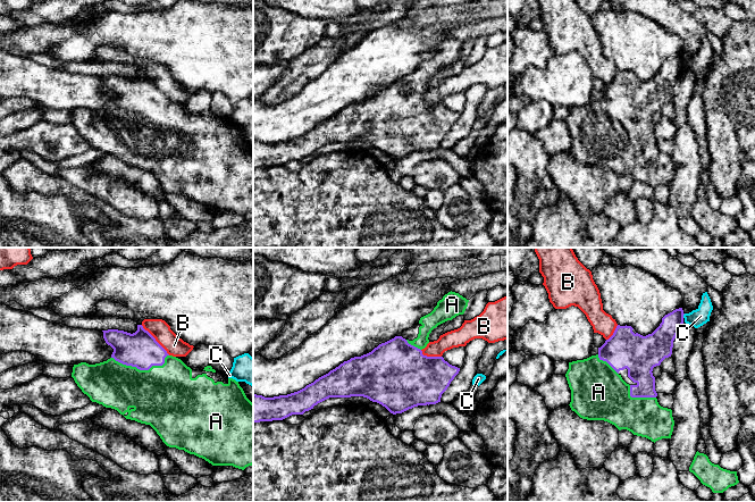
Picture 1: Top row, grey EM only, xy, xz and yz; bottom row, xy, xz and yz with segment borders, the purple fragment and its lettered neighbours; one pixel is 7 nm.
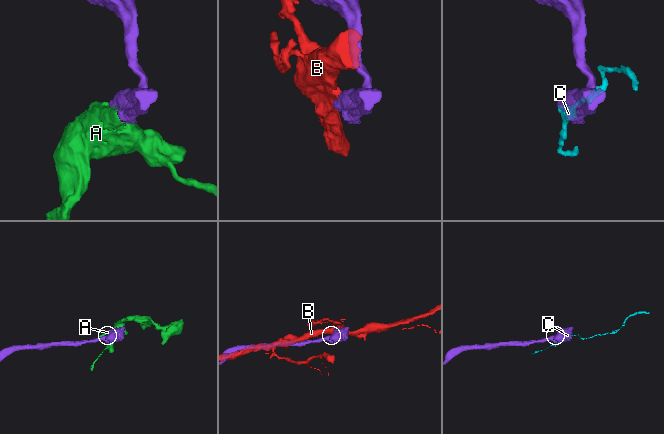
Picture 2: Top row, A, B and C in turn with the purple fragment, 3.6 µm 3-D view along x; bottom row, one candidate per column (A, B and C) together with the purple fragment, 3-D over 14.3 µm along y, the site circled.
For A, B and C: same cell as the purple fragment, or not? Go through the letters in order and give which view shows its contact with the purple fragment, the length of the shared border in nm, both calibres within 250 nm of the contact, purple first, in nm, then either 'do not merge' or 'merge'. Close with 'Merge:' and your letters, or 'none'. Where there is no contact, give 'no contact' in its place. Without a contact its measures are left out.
A: xy | 400 nm | 260/440 nm | merge
B: xy | 300 nm | 260/140 nm | do not merge
C: yz | 40 nm | 190/120 nm | do not merge
Merge: A

